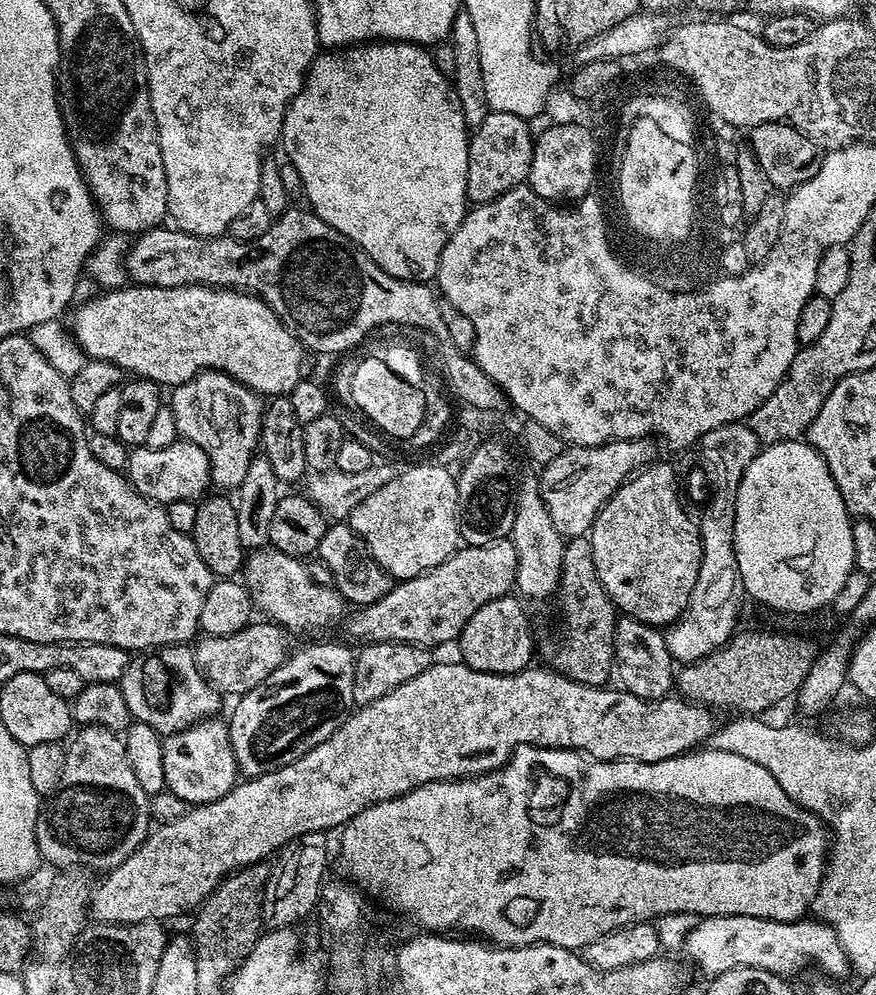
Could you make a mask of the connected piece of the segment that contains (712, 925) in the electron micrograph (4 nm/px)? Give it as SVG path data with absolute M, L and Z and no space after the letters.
M710 916L701 919L697 926L688 936L685 936L682 941L683 951L688 951L688 956L705 972L705 977L711 978L722 974L726 970L734 970L735 968L761 968L767 972L775 972L777 976L787 977L788 972L800 972L803 968L808 968L811 964L817 964L821 968L823 975L828 978L836 978L832 976L844 976L847 972L850 972L850 965L848 963L848 955L846 950L842 946L842 942L838 938L838 934L829 924L825 924L823 920L819 918L813 918L813 920L808 920L809 918L801 918L799 920L767 920L766 918L758 918L757 916Z

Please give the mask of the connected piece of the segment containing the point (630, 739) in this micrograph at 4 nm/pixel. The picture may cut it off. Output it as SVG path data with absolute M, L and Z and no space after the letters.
M433 662L429 668L422 670L422 674L418 674L418 678L410 678L410 682L398 686L398 690L390 690L390 694L378 698L378 702L370 702L357 707L347 720L340 723L338 730L334 730L334 734L330 734L330 738L326 738L326 742L318 742L318 746L314 746L314 750L302 754L302 758L298 758L273 772L245 779L243 782L237 783L236 787L230 789L226 794L222 794L222 798L218 798L214 802L189 807L180 817L153 827L147 838L138 846L138 850L134 850L134 854L130 854L126 858L126 862L111 869L105 875L108 877L101 884L95 885L90 897L91 915L102 924L133 924L150 919L167 921L167 916L176 916L183 908L192 910L203 904L207 896L218 887L224 877L231 876L239 868L248 868L251 864L267 861L268 855L271 857L273 854L279 853L285 844L298 838L298 834L327 833L328 828L337 827L336 829L339 829L349 820L353 820L363 808L369 808L372 804L377 804L383 800L395 800L398 796L405 796L407 792L414 790L420 784L429 784L435 780L463 780L469 776L483 776L485 772L494 772L497 768L501 768L518 748L525 746L529 748L566 748L570 752L583 752L584 755L591 756L594 760L637 760L653 764L699 749L718 727L718 721L712 717L713 709L711 707L693 704L690 700L683 698L643 700L619 687L616 687L617 689L612 688L613 686L595 688L589 684L574 682L547 667L545 667L546 669L536 667L532 666L525 671L515 672L513 676L499 676L493 672L479 672L469 668L463 662L457 662L457 664Z

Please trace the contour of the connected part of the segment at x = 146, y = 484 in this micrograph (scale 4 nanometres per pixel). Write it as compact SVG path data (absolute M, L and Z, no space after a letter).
M177 440L165 448L150 448L136 446L128 453L128 467L126 469L129 484L148 500L158 504L172 506L175 500L192 500L203 497L209 491L212 471L208 456L189 440Z

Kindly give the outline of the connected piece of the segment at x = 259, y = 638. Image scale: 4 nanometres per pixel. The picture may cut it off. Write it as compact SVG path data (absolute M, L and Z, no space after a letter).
M261 621L250 622L239 631L226 636L203 635L200 638L202 640L197 645L195 643L196 664L199 665L200 671L227 695L230 693L234 694L233 696L241 696L249 692L286 659L285 631L276 623Z

